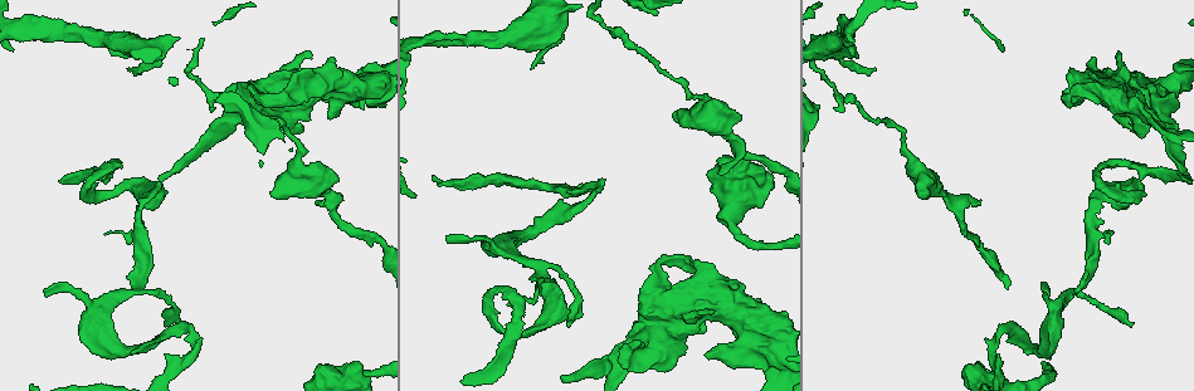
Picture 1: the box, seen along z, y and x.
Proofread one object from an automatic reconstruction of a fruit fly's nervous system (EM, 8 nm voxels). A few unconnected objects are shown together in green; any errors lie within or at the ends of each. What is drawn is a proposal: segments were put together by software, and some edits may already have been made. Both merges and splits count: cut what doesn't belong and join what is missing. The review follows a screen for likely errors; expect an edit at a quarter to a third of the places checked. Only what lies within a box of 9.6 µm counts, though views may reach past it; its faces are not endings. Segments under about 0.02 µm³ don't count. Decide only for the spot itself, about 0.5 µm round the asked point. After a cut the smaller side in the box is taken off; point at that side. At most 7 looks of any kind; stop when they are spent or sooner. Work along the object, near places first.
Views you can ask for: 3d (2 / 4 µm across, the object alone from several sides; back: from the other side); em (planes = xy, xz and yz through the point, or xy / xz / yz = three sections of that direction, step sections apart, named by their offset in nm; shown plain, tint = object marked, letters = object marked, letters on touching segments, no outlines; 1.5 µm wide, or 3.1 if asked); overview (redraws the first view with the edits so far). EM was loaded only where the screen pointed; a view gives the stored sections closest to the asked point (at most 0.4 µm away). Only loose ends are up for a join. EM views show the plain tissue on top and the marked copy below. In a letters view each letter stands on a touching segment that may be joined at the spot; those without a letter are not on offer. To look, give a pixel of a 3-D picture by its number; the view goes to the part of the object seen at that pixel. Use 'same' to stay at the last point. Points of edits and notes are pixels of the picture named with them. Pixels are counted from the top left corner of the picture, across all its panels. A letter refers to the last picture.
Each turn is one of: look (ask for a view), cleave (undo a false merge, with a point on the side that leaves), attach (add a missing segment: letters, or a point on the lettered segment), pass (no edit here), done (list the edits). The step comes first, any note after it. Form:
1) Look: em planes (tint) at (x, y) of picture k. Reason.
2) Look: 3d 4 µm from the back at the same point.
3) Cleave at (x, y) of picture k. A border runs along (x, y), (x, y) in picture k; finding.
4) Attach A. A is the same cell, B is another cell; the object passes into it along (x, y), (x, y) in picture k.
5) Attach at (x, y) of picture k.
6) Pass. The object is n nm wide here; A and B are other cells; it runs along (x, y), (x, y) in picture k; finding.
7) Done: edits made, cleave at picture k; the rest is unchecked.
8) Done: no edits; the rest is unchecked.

Look: 3d 2 µm from the back at (271, 192) of picture 1. An open end.

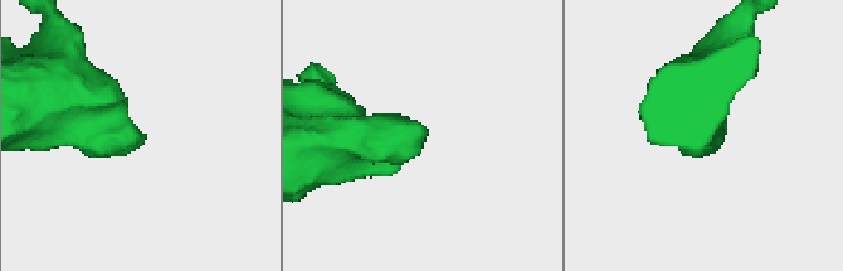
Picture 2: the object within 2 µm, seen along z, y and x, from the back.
Look: em yz step 8 (letters) at (138, 129) of picture 2.

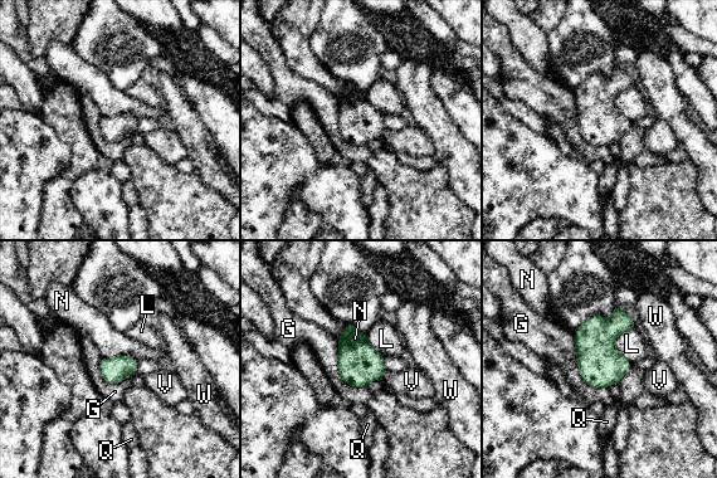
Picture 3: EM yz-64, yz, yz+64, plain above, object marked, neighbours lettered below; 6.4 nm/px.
Look: em planes (letters) at the same point.

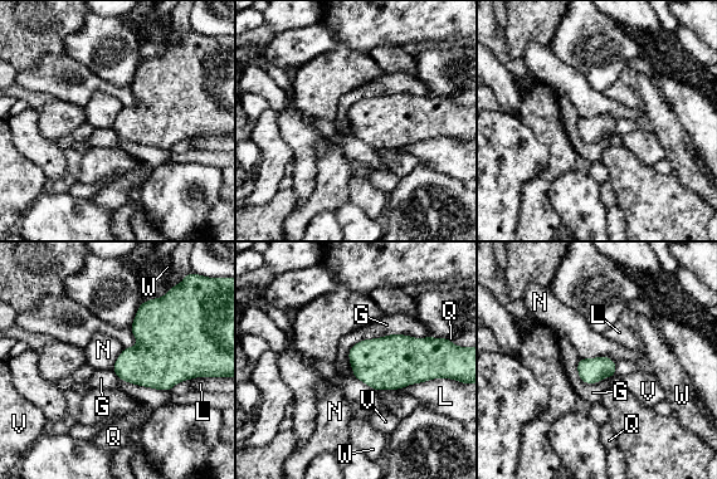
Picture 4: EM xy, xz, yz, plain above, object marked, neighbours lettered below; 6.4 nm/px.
Pass. G, L, N, Q, V and W are other cells; a border runs along (580, 357), (608, 356), (615, 363) in picture 4; no lettered segment goes on from it.

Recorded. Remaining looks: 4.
Look: 3d 4 µm at (553, 294) of picture 1. Calibre changes.

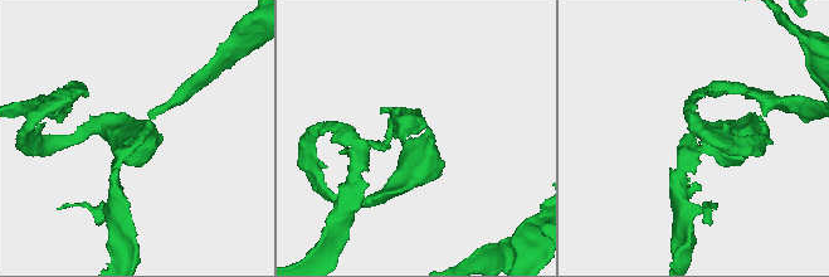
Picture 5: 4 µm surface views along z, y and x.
Look: em planes (letters) at (135, 140) of picture 5. The arms are 180, 320 nm wide; shape alone is not enough.

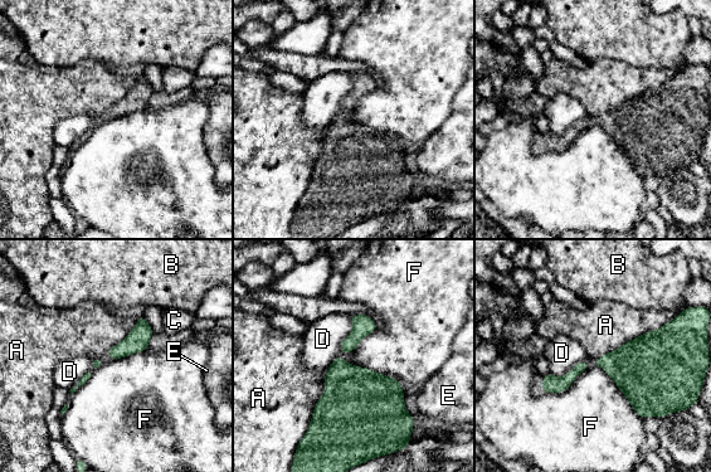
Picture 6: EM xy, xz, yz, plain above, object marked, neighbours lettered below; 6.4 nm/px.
Pass. The object is 120 nm wide here; A, B, C, D, E and F are other cells; a border runs along (594, 364), (612, 379), (642, 419) in picture 6; all the same neuron.

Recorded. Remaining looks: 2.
Done: no edits; the rest is unchecked.

